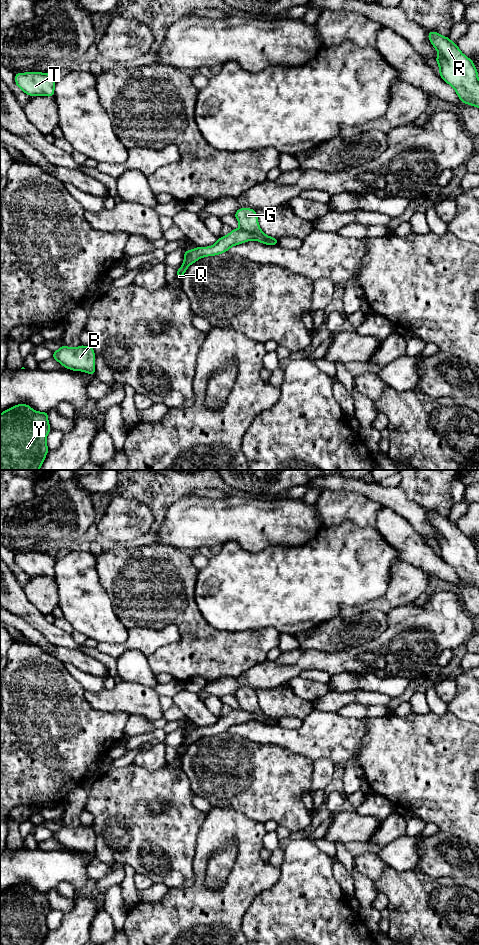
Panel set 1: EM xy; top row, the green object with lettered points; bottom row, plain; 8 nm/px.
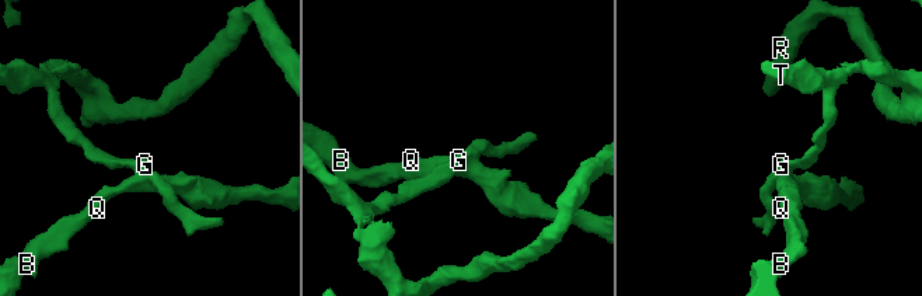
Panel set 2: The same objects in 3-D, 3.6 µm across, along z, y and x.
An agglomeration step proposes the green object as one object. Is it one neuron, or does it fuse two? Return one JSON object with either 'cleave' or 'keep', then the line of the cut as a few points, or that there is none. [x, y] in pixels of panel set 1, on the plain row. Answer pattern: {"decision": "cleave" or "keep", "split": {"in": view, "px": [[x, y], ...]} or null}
{"decision": "cleave", "split": {"in": "xy", "px": [[241, 708], [250, 713], [265, 715]]}}

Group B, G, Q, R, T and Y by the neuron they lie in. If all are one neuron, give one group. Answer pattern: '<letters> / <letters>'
B Q Y / G R T

